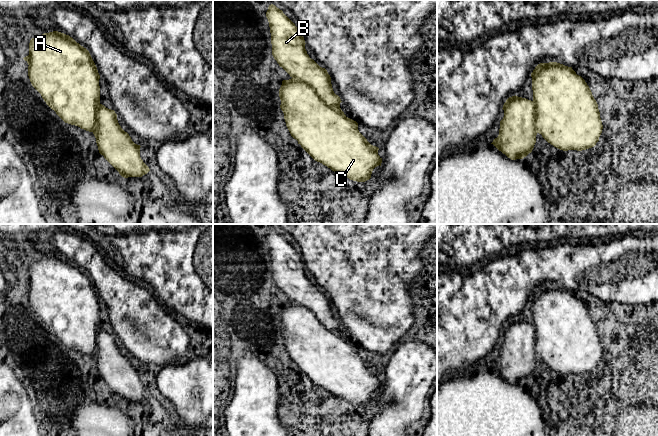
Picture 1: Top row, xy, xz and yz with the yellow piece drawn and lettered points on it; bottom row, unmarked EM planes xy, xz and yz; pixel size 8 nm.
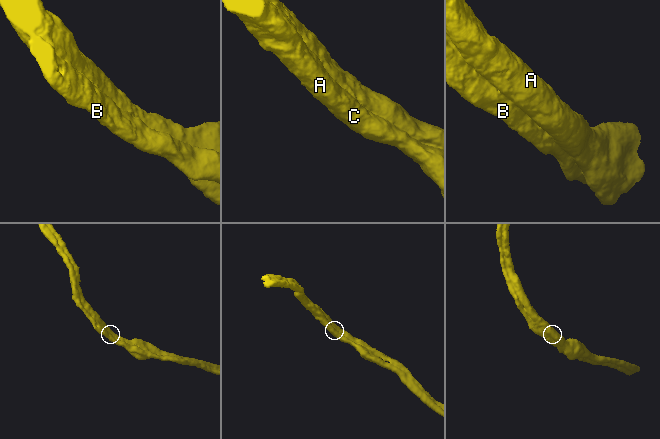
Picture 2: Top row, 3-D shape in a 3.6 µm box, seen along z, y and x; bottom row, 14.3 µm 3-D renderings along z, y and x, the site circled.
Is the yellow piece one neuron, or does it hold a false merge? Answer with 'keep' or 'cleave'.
keep

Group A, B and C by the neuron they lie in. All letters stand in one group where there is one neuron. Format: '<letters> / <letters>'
A B C

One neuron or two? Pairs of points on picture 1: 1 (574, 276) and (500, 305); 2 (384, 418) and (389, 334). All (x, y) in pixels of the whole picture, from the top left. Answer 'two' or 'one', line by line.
1: one
2: two

